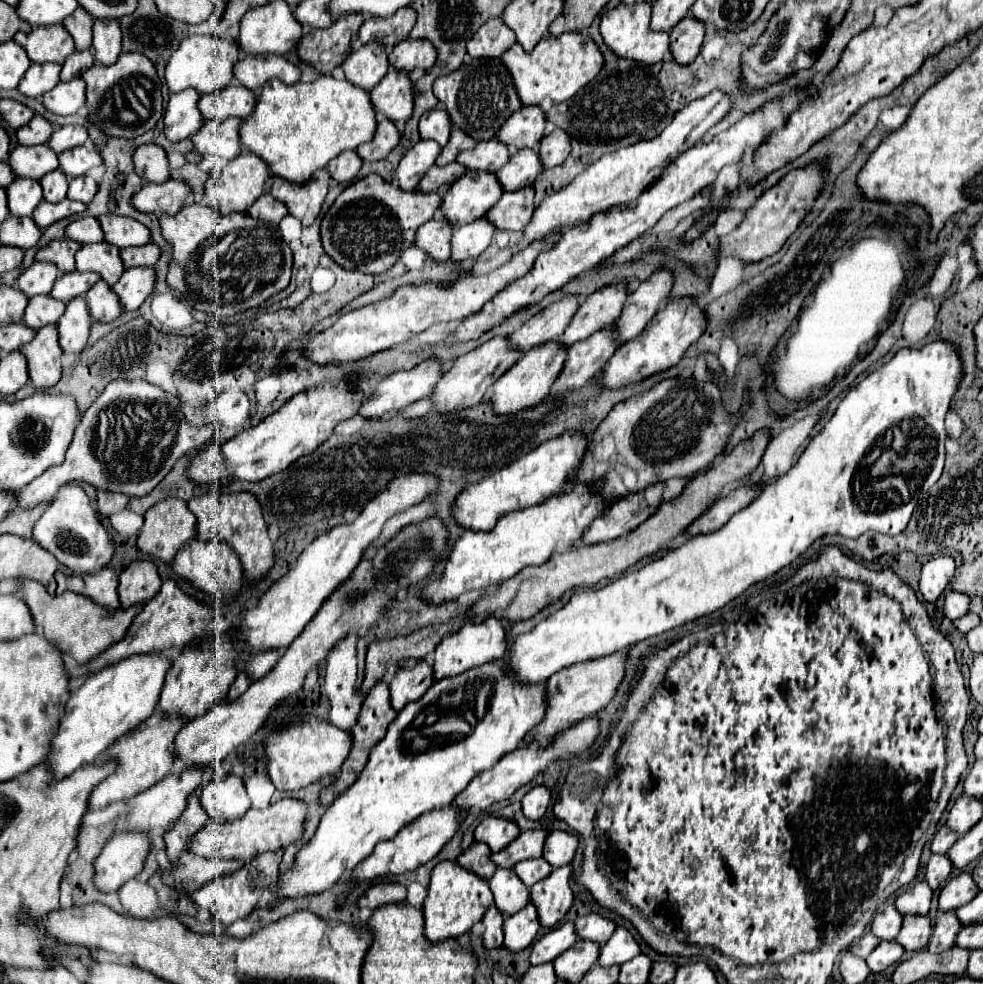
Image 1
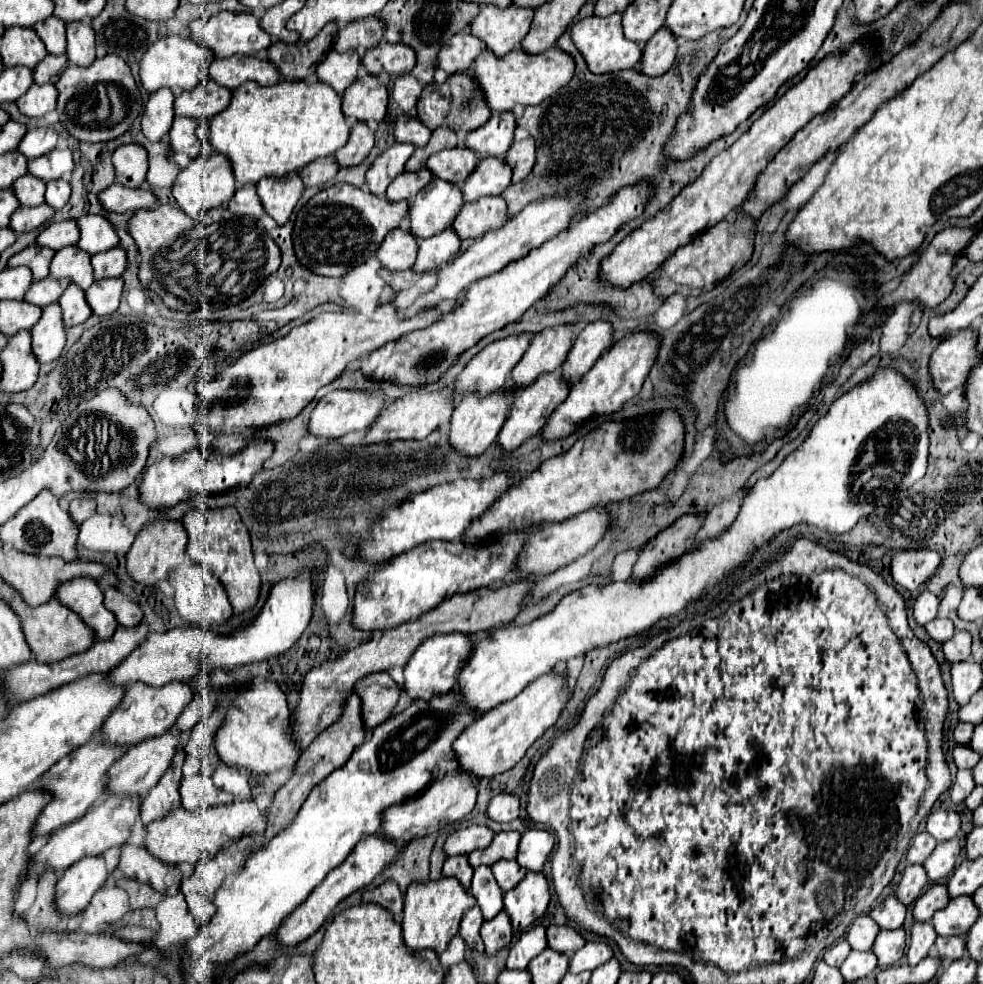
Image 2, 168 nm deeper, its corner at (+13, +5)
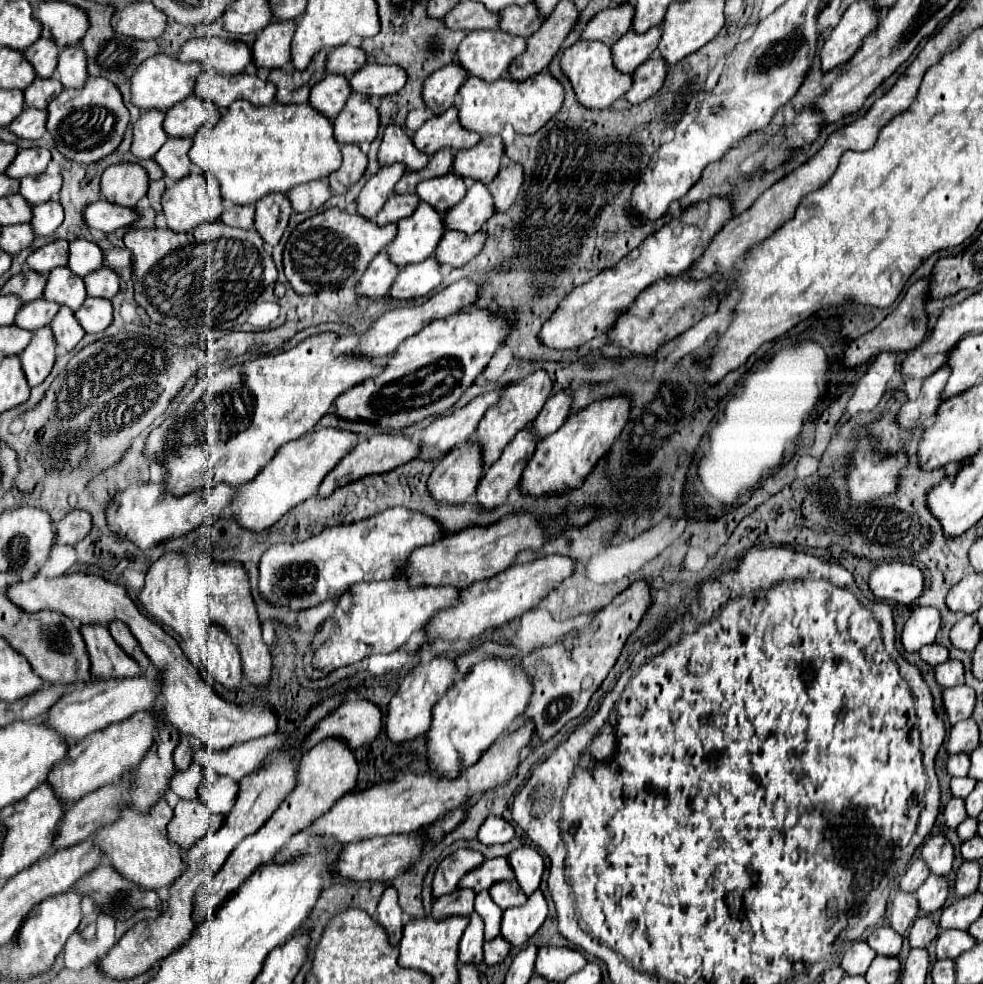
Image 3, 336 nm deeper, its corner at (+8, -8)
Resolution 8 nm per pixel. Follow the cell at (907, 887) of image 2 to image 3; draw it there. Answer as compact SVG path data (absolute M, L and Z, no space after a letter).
M898 892L894 902L892 902L892 912L890 912L890 926L900 932L906 934L906 930L910 928L910 924L914 922L914 918L918 916L918 900L912 892Z

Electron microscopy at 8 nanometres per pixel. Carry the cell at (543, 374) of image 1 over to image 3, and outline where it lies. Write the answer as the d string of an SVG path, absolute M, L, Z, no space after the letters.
M466 440L460 448L450 450L450 454L438 460L428 478L428 488L436 500L460 504L474 496L482 474L482 446Z

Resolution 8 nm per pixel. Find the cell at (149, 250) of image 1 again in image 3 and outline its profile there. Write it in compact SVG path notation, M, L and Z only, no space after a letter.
M100 268L94 274L88 274L84 282L88 296L112 298L120 290L120 276L110 268Z

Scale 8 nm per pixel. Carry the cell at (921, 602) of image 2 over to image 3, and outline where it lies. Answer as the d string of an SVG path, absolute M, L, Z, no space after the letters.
M916 606L904 626L902 644L908 652L916 652L922 646L936 640L936 632L940 630L940 612L938 608Z

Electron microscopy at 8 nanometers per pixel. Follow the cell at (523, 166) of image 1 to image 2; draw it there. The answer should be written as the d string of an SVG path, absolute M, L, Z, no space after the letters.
M485 157L477 163L477 169L463 183L461 193L465 203L473 203L481 197L501 195L503 189L511 183L511 169L495 157Z

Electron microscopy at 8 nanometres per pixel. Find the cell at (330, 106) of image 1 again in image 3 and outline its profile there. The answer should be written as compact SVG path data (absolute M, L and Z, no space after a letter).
M236 100L216 126L203 126L196 132L190 160L204 174L218 178L224 200L254 204L270 192L286 194L298 184L328 178L342 164L342 150L334 138L332 120L310 104L252 106Z

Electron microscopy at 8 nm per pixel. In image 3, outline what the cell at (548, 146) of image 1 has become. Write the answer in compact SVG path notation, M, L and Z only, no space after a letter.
M510 164L498 172L498 178L494 178L490 186L498 212L506 212L514 204L522 184L524 184L524 168L520 164Z

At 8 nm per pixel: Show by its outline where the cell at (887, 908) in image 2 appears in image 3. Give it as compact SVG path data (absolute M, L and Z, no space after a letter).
M882 926L882 928L876 928L868 934L868 944L876 950L876 954L882 954L882 956L896 956L902 948L902 942L904 942L904 936L894 932L890 926Z

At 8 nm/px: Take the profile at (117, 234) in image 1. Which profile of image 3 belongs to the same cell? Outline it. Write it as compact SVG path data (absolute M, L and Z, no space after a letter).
M78 238L70 242L70 260L68 268L78 276L86 276L104 266L104 254L96 242Z

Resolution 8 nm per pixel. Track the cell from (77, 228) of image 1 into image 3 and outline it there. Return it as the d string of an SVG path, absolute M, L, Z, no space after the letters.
M56 240L52 244L46 244L28 256L28 266L40 274L48 274L52 268L66 266L66 264L68 264L68 242L66 240Z

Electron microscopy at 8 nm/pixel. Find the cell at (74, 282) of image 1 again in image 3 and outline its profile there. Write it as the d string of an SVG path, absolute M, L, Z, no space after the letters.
M38 298L38 300L26 302L22 306L22 310L18 312L14 324L24 328L24 330L32 330L34 332L34 330L38 330L42 326L48 326L54 320L58 310L60 310L60 304L50 302L46 298Z

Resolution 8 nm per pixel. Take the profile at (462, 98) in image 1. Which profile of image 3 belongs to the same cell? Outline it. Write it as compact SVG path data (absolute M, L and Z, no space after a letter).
M452 106L444 114L428 118L414 134L414 144L432 156L440 148L472 148L480 142L480 134L474 134L470 130L464 130L464 126L458 120L458 108Z

